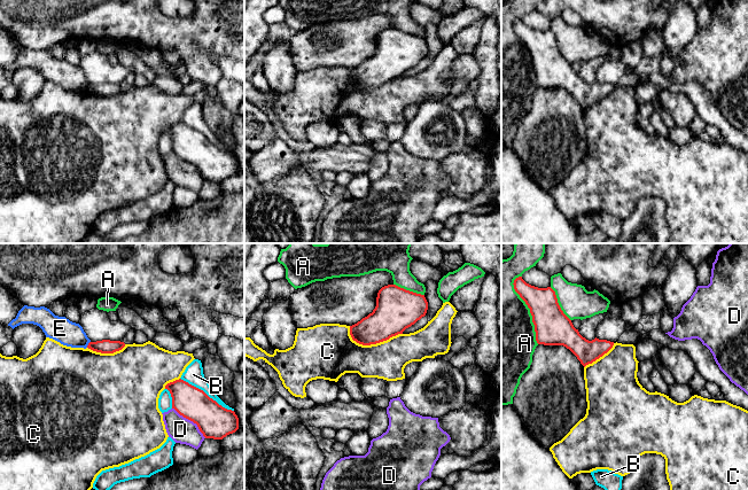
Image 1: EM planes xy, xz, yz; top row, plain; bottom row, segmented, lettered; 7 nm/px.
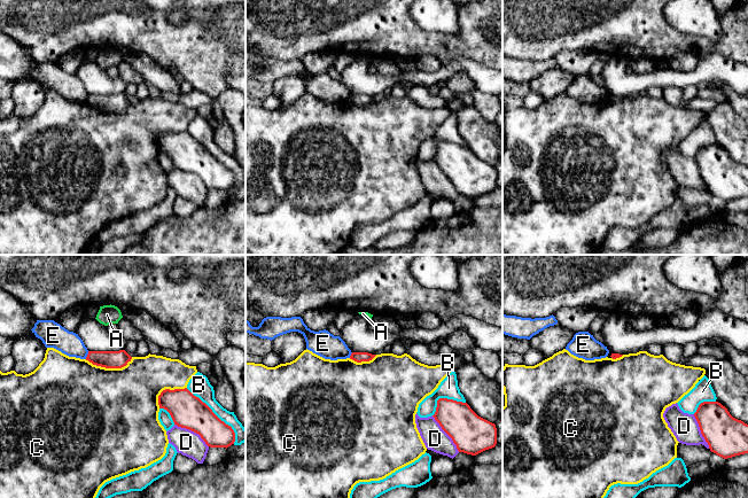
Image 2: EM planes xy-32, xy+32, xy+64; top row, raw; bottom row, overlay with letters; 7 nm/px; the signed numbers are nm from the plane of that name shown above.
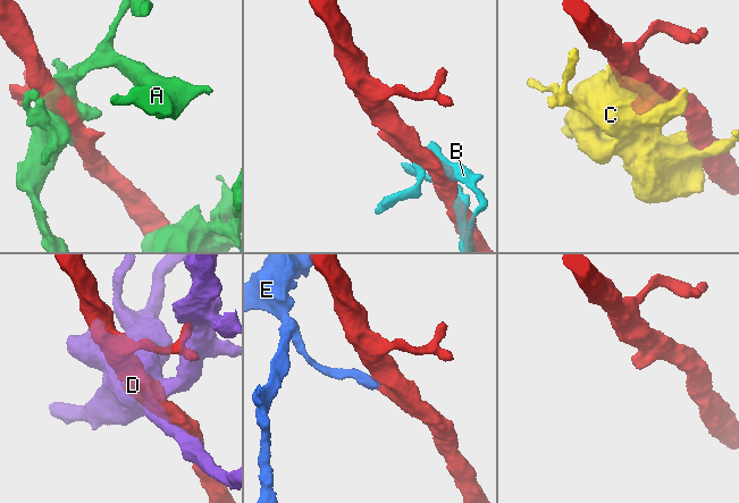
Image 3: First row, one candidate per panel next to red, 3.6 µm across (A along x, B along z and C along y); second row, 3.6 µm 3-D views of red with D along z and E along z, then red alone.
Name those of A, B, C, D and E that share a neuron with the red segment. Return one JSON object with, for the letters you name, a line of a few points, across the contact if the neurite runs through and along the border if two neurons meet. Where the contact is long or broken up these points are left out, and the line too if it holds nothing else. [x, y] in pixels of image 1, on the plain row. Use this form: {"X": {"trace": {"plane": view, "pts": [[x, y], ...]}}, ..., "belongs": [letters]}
{"belongs": []}

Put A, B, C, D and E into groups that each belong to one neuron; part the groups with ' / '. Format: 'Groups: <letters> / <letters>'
Groups: A / B / C / D / E

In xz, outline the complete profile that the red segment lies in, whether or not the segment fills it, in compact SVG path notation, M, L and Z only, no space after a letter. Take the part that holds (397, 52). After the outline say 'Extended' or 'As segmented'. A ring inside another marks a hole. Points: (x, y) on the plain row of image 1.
M388 28L379 33L373 55L350 69L350 78L359 87L376 87L403 77L424 60L427 53L424 38Z. As segmented

